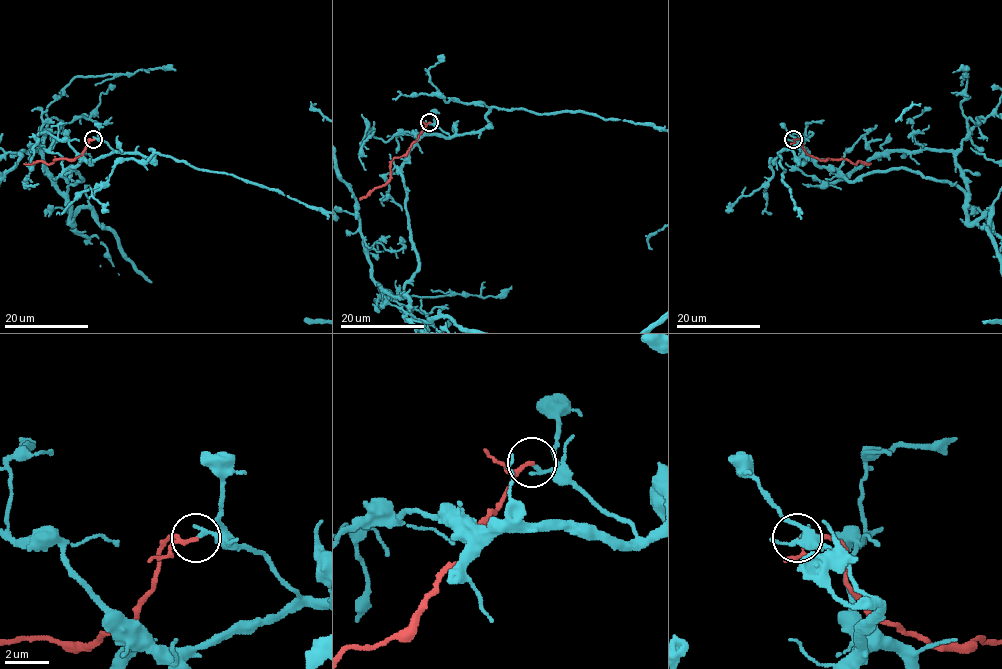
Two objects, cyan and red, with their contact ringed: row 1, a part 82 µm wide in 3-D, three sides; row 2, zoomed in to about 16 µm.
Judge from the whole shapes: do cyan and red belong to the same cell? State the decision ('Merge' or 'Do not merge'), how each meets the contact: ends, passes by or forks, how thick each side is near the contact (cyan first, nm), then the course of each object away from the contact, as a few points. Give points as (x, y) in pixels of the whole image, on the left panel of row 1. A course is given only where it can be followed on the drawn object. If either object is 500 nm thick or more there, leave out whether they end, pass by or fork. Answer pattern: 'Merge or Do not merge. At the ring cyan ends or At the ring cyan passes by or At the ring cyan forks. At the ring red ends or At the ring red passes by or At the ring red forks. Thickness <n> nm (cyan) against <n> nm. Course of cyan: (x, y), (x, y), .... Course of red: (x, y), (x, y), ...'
Do not merge. At the ring cyan ends. At the ring red passes by. Thickness 190 nm (cyan) against 150 nm. Course of red: (94, 139), (88, 139), (85, 150), (74, 159), (23, 163)

